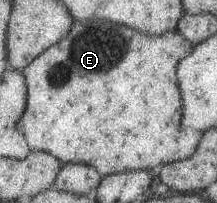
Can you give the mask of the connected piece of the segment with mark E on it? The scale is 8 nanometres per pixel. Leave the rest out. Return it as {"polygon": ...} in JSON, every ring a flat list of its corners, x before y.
{"polygon":[[73,20,70,31,53,46,44,50,39,56,36,56,21,72,25,79,27,87,25,110,22,117,17,121,16,129,20,132,30,151,43,151,54,156,61,164,64,163,83,163,94,168,100,177,122,173,125,171,140,171,152,169,154,166,169,164,180,160,185,160,194,154,200,141,201,134,194,128,180,128,182,122,182,94,178,89,178,80,176,77,176,68,178,62,190,54,193,45,187,42,176,30,167,31,163,34,153,36,137,32,129,27,112,24,106,20]]}

